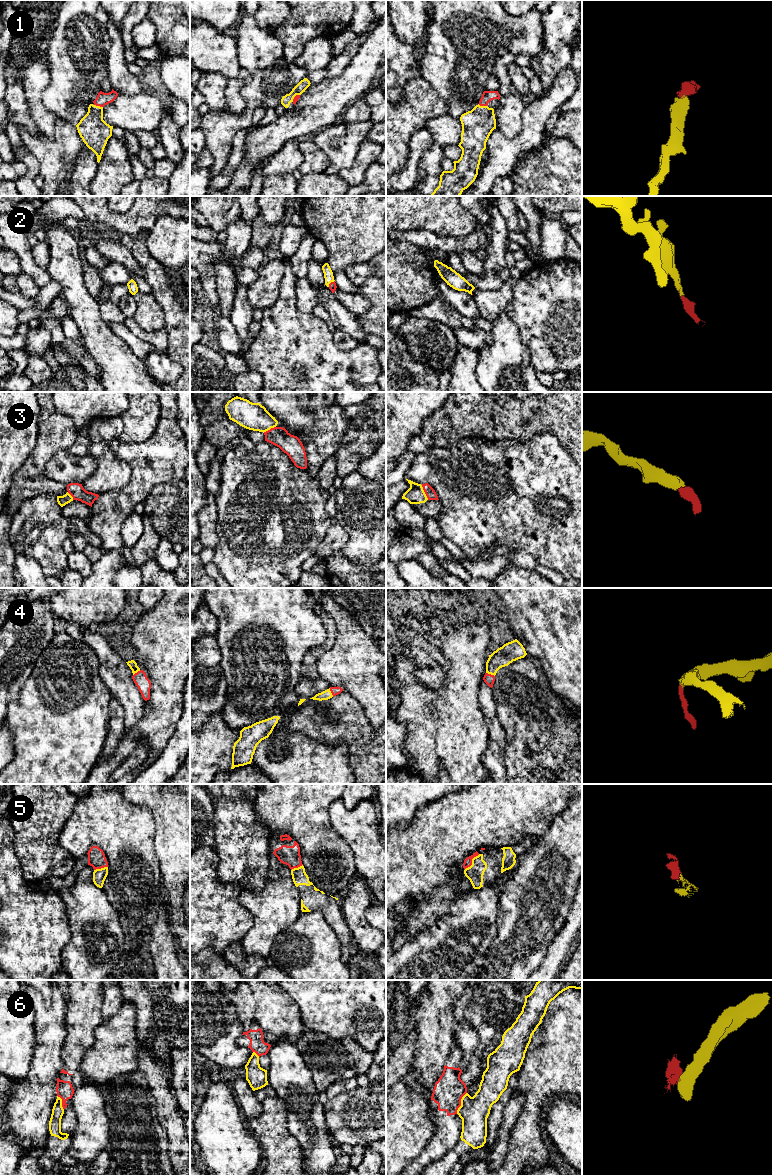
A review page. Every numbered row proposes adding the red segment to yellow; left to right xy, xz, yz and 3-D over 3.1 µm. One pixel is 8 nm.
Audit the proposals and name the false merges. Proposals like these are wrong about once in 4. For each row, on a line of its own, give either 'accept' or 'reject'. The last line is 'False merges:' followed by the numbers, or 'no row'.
1: accept
2: accept
3: accept
4: accept
5: accept
6: reject
False merges: 6

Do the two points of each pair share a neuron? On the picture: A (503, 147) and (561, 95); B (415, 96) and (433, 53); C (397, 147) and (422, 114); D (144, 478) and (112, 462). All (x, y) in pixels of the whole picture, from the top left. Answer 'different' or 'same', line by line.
A: same
B: different
C: same
D: different

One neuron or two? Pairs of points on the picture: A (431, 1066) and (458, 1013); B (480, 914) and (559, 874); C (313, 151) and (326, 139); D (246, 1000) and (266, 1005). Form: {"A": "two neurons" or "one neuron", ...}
{"A": "two neurons", "B": "two neurons", "C": "two neurons", "D": "two neurons"}

